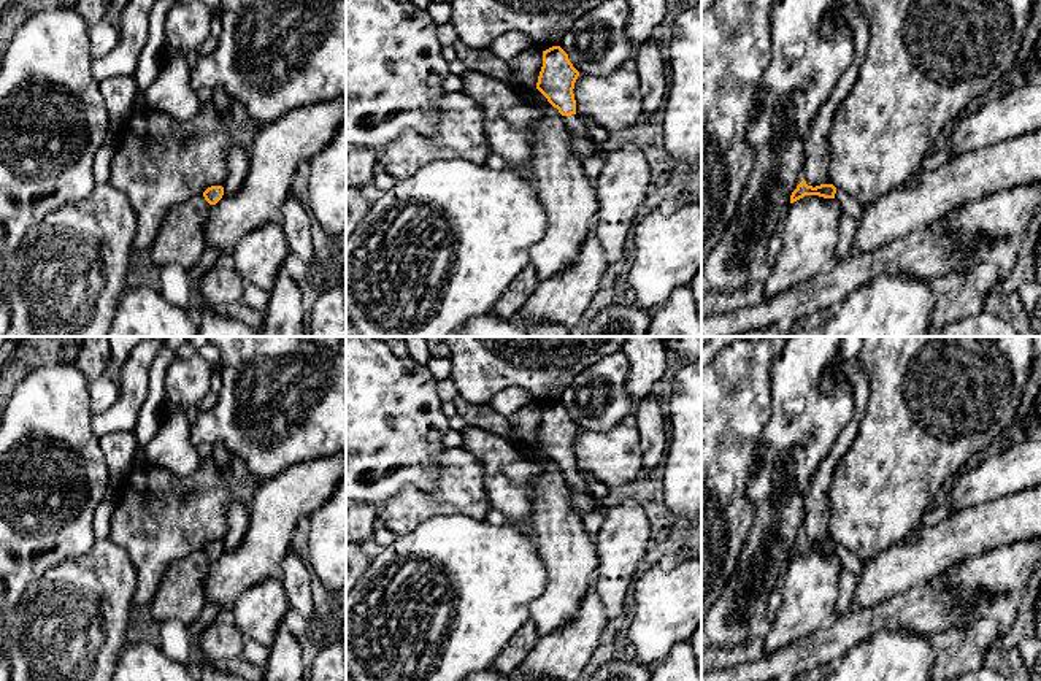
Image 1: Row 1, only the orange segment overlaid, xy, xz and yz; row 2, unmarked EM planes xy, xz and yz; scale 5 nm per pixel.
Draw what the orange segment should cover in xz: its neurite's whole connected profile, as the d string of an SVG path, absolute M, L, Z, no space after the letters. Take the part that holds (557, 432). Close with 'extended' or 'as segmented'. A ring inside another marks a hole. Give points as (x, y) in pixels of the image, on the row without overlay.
M560 402L543 406L543 422L536 444L563 471L570 492L590 494L584 475L576 468L574 438L579 427L573 422L568 410Z; extended

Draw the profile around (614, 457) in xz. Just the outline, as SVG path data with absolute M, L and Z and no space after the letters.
M632 421L609 430L581 430L574 438L576 468L608 487L619 487L643 478L643 449Z

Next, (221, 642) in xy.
M217 618L197 638L197 652L208 662L225 665L241 656L246 640L232 618Z

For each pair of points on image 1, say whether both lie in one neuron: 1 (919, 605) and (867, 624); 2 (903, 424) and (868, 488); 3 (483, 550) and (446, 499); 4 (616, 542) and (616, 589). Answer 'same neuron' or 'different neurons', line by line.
1: same neuron
2: same neuron
3: different neurons
4: same neuron

